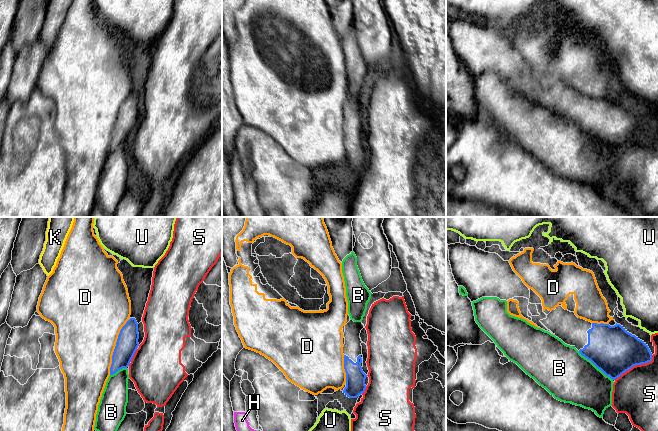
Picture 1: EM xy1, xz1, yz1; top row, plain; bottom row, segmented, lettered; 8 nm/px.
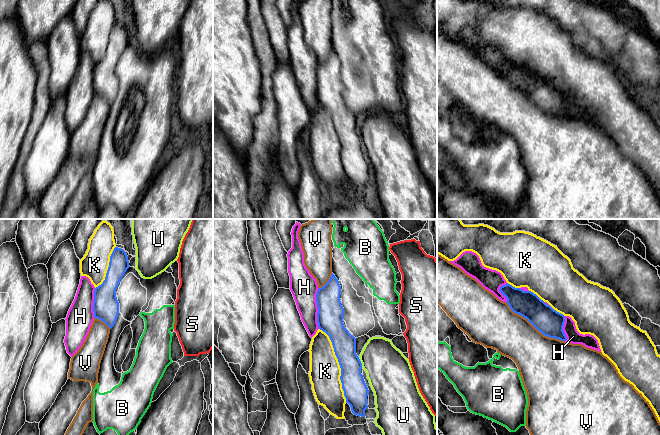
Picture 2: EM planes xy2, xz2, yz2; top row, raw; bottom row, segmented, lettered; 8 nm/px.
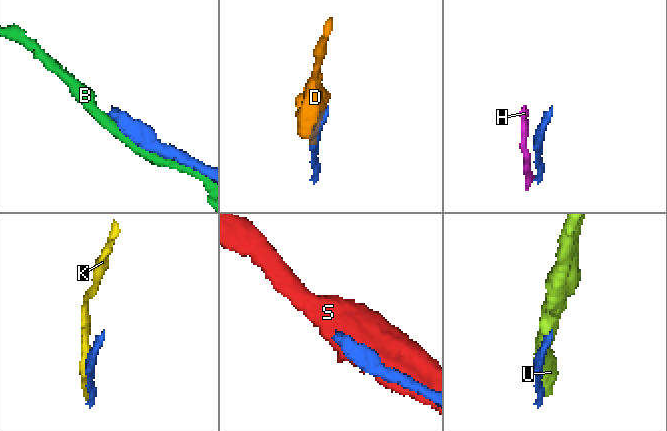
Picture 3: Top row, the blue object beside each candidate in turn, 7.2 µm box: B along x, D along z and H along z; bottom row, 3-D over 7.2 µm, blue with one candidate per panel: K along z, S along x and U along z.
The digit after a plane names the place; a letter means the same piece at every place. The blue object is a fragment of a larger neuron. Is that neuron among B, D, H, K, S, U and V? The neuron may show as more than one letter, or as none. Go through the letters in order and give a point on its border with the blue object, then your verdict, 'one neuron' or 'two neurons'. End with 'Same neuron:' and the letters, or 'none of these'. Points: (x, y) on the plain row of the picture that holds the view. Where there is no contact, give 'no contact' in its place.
B: yz1 (596, 142) | two neurons
D: xy1 (115, 123) | two neurons
H: xz2 (318, 84) | two neurons
K: xz2 (339, 140) | two neurons
S: yz1 (635, 141) | two neurons
U: xz2 (360, 138) | two neurons
V: yz2 (535, 103) | two neurons
Same neuron: none of these

